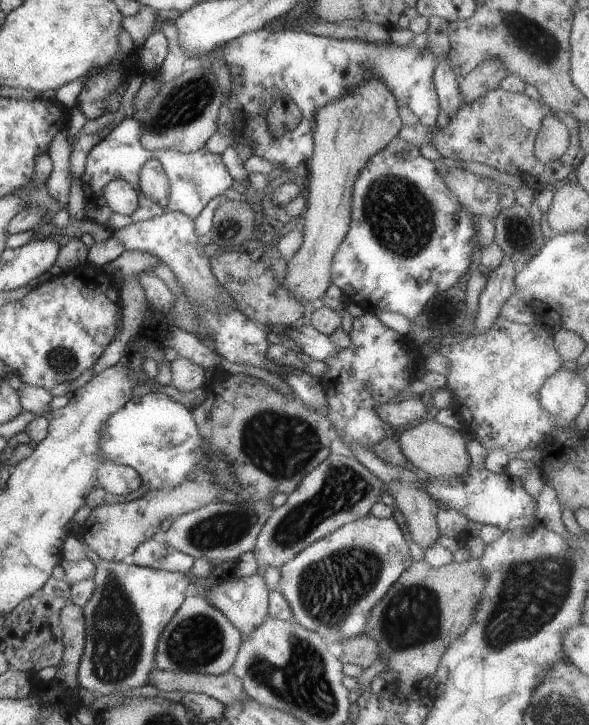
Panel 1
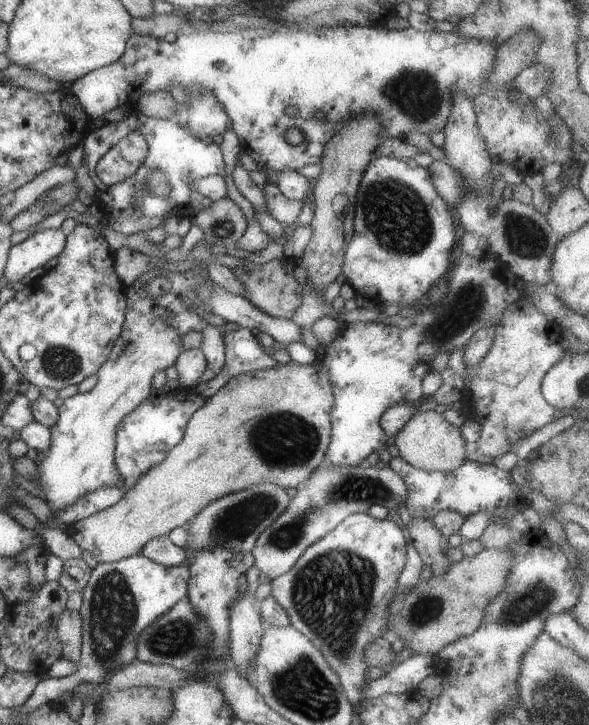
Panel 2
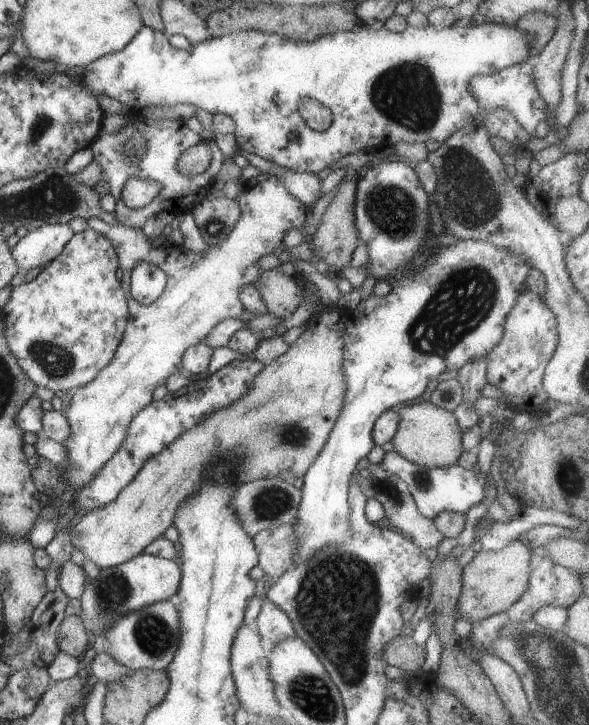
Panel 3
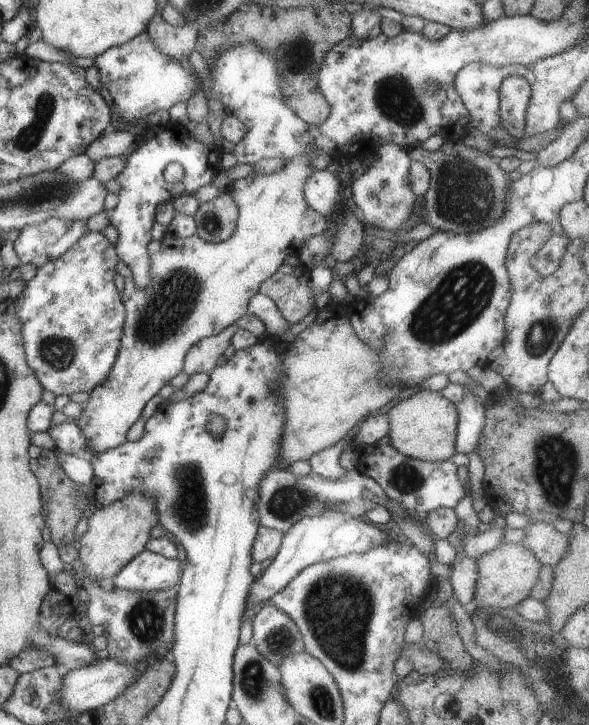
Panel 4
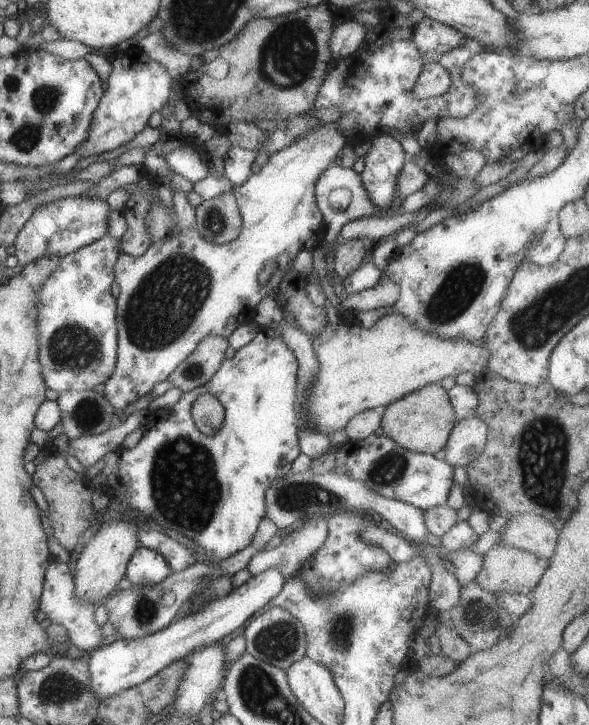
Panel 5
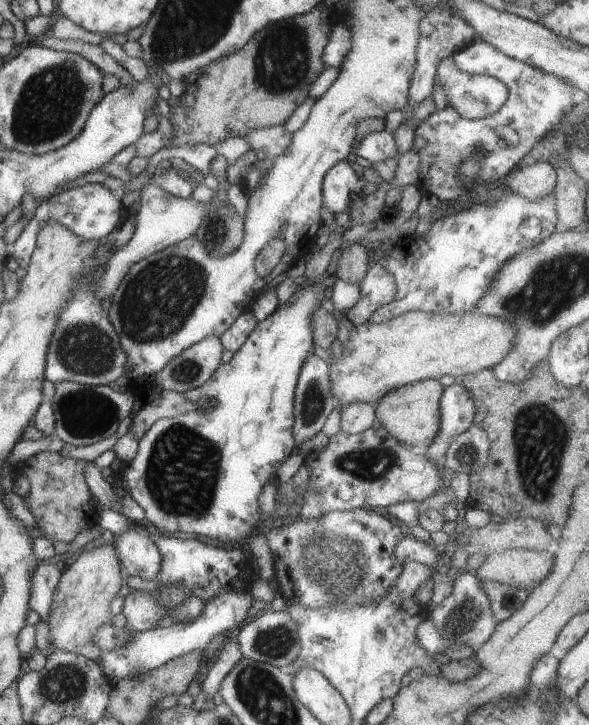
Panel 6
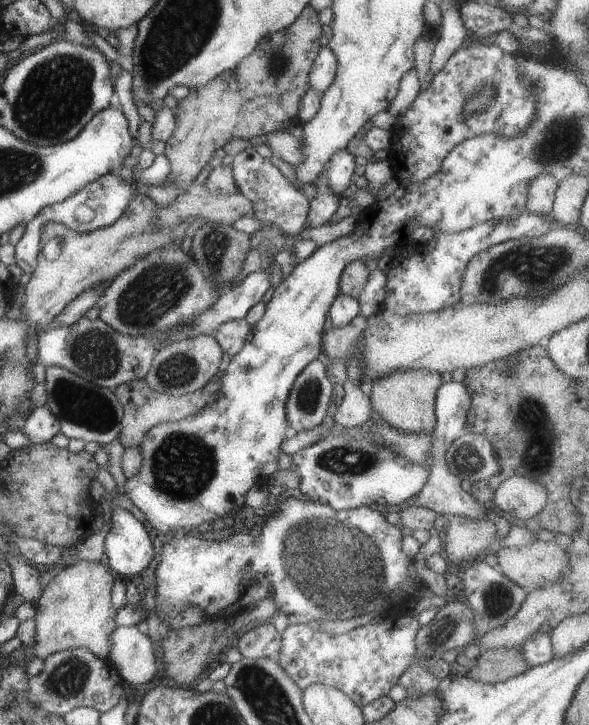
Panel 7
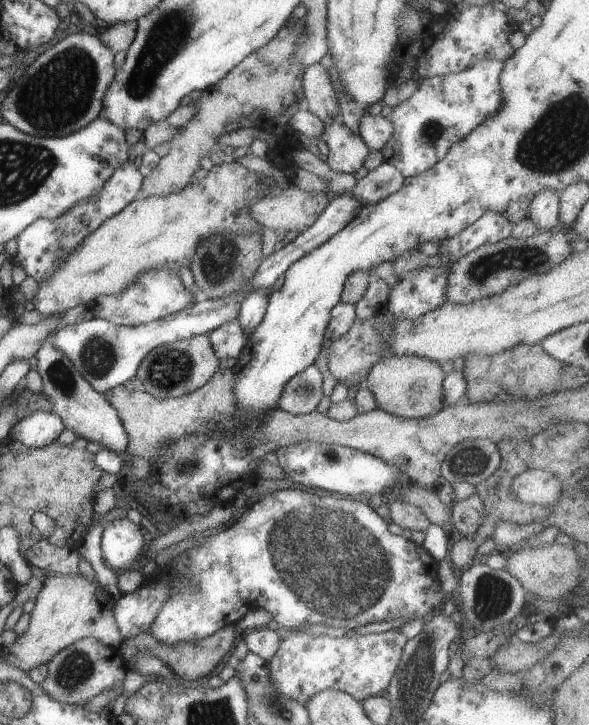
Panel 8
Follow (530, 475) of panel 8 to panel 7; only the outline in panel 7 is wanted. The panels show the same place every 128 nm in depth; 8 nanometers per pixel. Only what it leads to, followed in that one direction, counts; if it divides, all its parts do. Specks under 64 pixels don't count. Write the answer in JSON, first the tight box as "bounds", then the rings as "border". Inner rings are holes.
{"bounds":[493,475,547,520],"border":[[[512,475],[502,482],[493,498],[496,506],[521,520],[542,513],[547,500],[546,487],[540,481],[520,475]]]}

